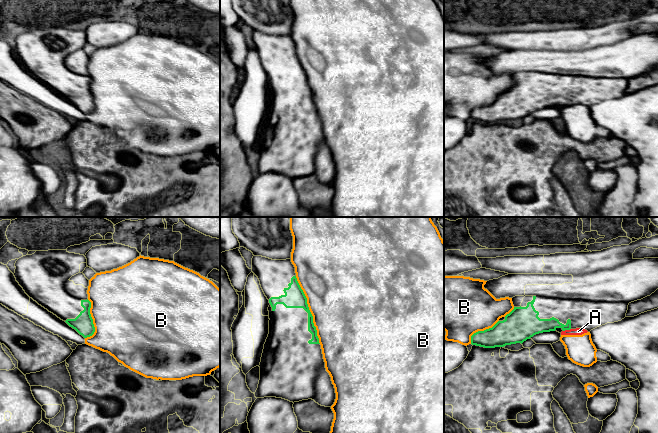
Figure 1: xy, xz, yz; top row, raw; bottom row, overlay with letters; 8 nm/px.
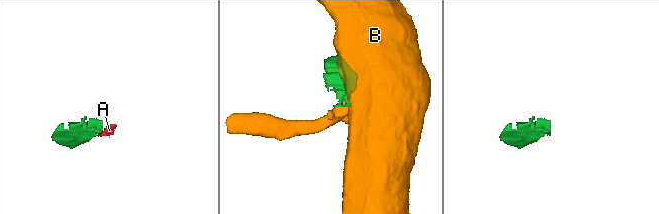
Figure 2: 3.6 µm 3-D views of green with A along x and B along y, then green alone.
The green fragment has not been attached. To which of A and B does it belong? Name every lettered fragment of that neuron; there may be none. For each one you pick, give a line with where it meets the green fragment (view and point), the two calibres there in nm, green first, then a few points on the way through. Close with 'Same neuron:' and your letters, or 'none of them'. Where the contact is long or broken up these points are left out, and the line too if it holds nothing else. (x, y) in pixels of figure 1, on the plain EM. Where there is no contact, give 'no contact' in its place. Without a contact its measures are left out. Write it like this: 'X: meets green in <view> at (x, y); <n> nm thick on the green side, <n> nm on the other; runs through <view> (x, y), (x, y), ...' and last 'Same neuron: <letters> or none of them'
Same neuron: none of them

